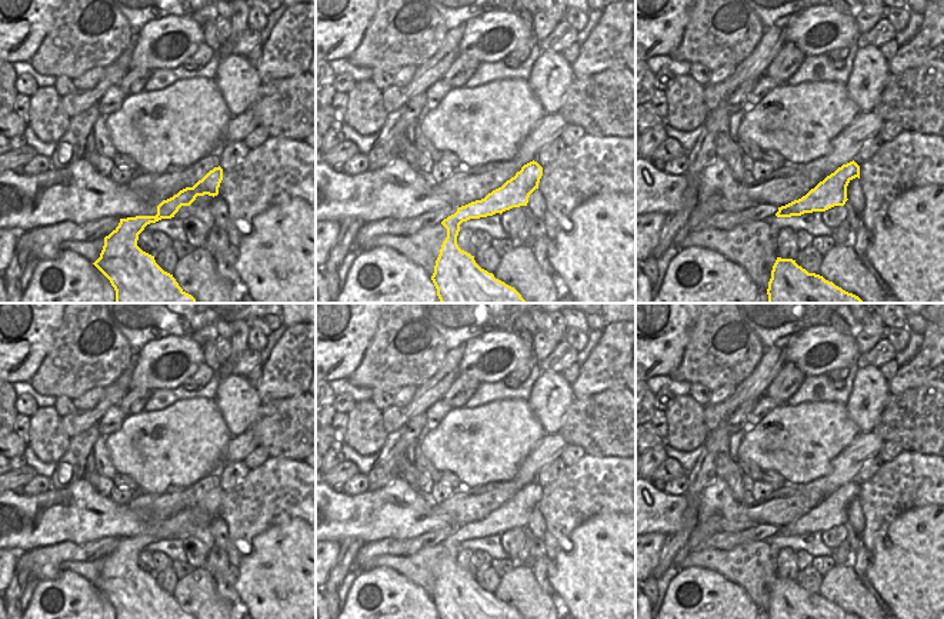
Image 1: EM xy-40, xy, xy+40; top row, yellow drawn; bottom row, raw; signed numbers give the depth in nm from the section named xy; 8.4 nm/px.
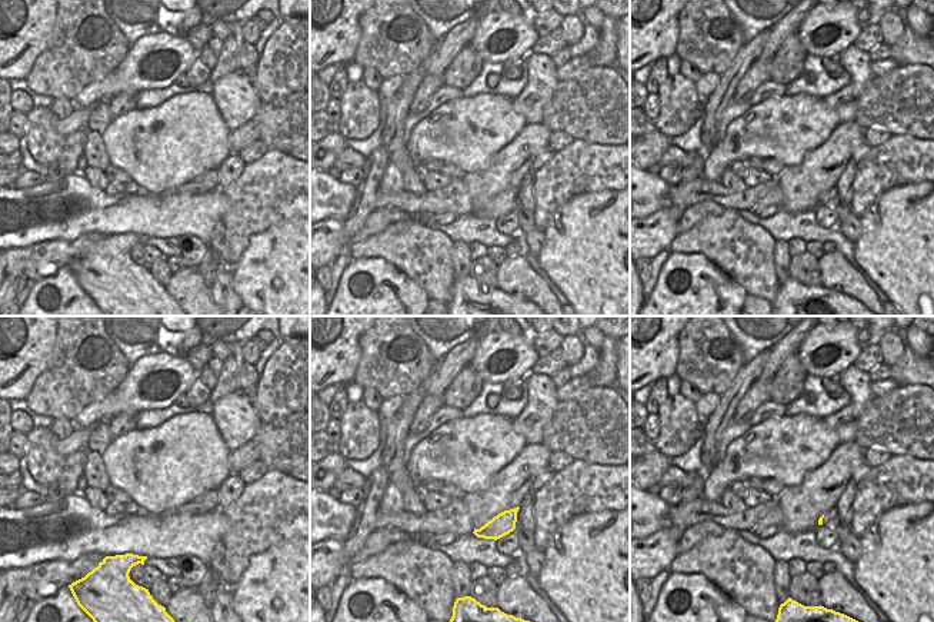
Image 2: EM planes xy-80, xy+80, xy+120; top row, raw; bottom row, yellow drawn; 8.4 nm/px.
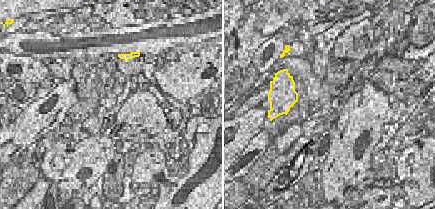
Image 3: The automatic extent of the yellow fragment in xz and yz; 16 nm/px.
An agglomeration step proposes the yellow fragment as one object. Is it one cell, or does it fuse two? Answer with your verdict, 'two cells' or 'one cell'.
one cell

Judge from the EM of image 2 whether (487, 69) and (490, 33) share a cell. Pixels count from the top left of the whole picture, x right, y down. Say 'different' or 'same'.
different

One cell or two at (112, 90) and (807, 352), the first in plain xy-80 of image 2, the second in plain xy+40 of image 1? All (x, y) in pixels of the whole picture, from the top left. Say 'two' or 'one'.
one

